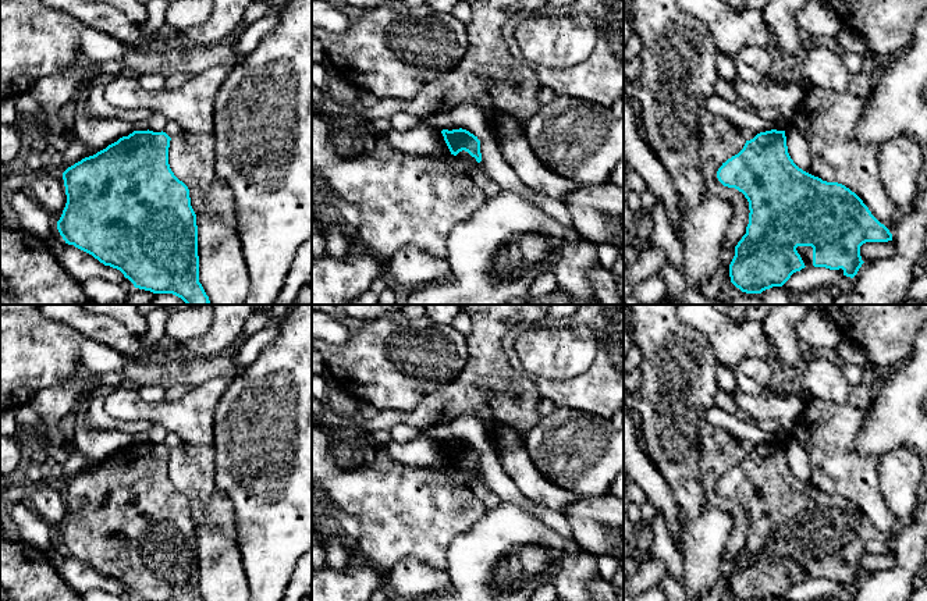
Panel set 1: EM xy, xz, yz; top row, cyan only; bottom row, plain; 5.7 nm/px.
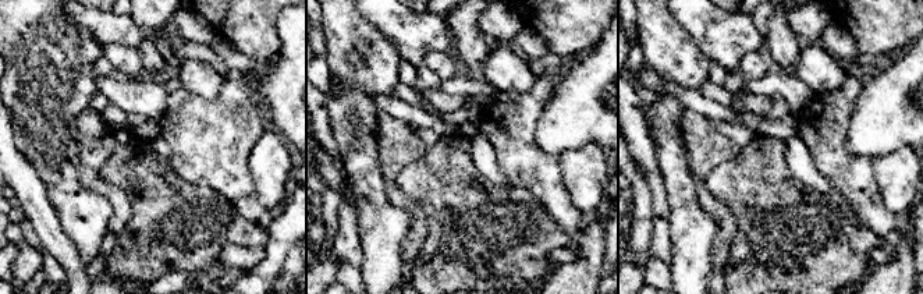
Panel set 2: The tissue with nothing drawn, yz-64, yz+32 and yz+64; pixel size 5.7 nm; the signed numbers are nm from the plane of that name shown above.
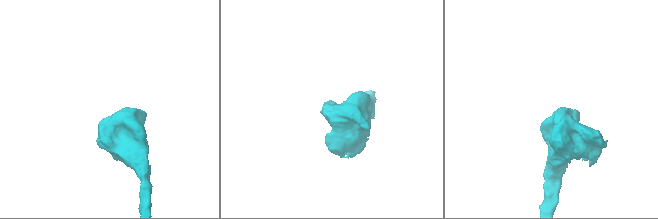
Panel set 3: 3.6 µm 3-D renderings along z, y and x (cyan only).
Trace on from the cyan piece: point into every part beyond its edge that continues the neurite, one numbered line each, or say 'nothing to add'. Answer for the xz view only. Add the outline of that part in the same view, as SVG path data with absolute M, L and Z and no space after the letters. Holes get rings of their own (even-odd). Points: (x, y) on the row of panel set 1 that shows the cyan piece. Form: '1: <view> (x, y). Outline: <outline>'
nothing to add

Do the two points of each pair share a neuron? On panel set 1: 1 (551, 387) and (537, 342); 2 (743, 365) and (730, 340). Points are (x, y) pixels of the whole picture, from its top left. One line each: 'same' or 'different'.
1: different
2: different

